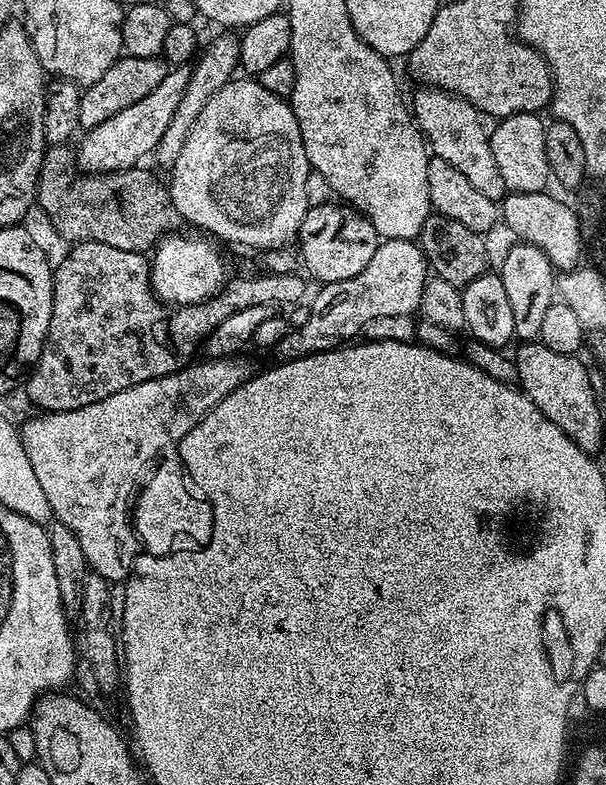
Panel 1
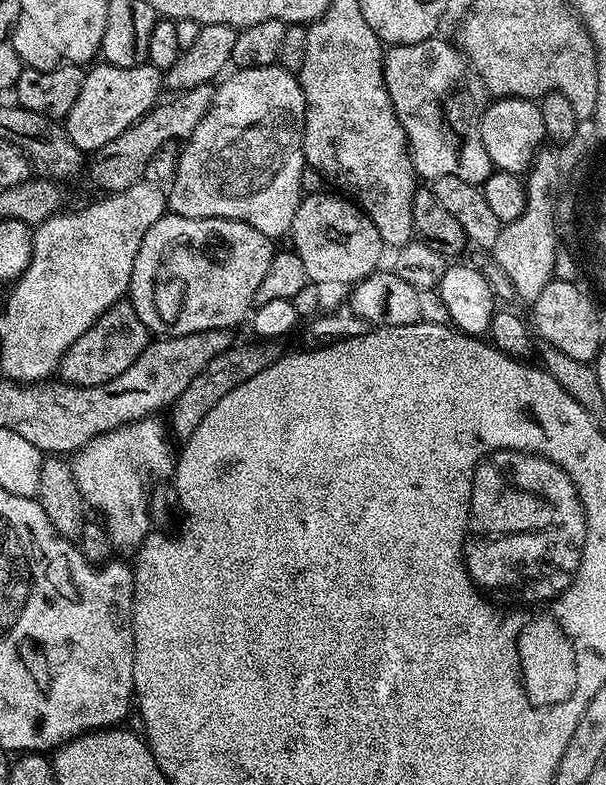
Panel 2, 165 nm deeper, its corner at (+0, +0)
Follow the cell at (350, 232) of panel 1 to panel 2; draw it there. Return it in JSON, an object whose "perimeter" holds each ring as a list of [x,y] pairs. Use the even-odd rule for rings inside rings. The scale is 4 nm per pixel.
{"perimeter":[[[323,190],[305,195],[294,214],[291,247],[302,258],[309,281],[317,286],[345,284],[351,286],[364,280],[381,267],[380,259],[386,253],[378,226],[351,199]],[[329,192],[329,193],[328,193]],[[336,195],[336,196],[331,196]]]}

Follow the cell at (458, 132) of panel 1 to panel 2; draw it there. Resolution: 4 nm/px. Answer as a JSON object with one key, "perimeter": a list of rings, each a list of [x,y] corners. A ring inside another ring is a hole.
{"perimeter":[[[440,39],[389,47],[384,57],[386,90],[408,139],[412,165],[421,181],[453,176],[483,186],[494,169],[480,137],[482,103],[472,89],[474,76],[463,52],[455,43],[447,44]]]}

